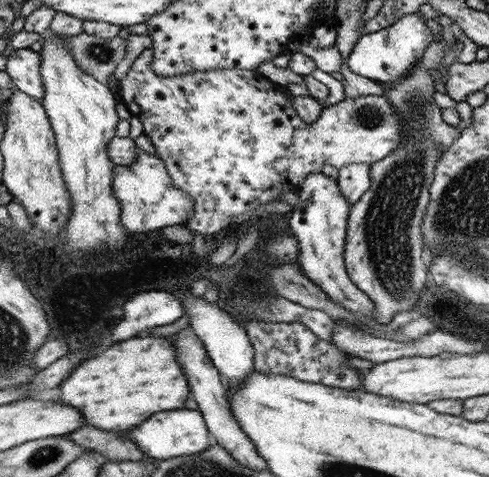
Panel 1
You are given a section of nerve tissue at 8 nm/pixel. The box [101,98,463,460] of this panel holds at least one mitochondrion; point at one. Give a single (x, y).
(372, 117)

